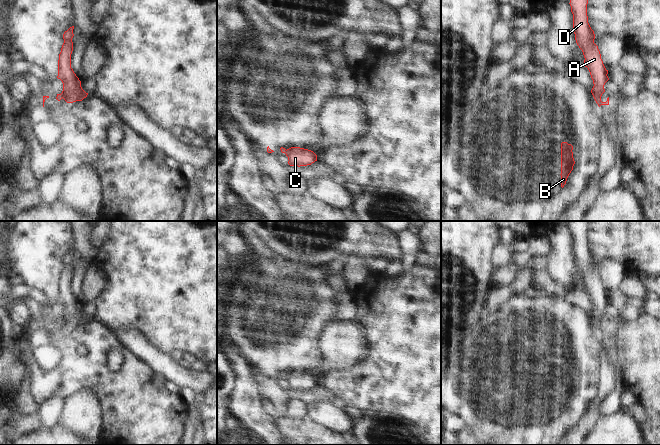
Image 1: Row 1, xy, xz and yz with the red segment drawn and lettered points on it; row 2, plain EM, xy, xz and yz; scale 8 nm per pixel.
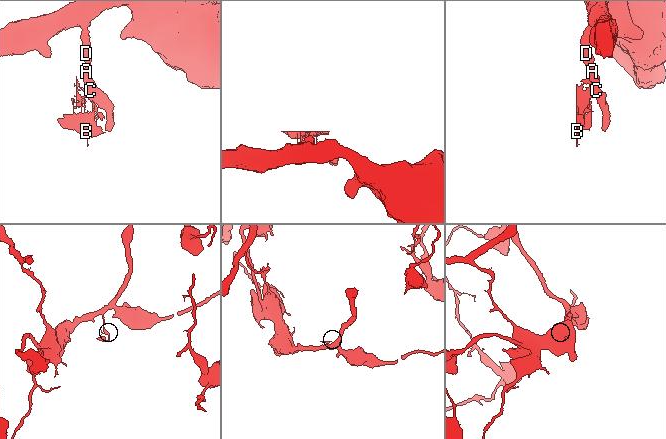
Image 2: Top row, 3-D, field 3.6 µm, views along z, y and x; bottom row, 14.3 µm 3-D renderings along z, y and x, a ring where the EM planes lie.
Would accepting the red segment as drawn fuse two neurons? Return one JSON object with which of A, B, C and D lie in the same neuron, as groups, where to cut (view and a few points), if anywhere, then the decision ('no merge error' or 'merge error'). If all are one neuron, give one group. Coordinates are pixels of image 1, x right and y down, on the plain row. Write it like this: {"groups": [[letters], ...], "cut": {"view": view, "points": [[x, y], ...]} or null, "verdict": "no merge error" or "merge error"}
{"groups": [["A", "C", "D"], ["B"]], "cut": {"view": "xy", "points": [[60, 318], [62, 321]]}, "verdict": "merge error"}

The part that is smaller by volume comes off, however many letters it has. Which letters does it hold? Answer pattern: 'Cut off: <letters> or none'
Cut off: B

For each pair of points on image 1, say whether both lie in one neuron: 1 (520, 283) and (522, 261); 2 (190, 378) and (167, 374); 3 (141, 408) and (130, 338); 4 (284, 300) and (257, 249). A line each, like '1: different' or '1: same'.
1: different
2: same
3: different
4: different

